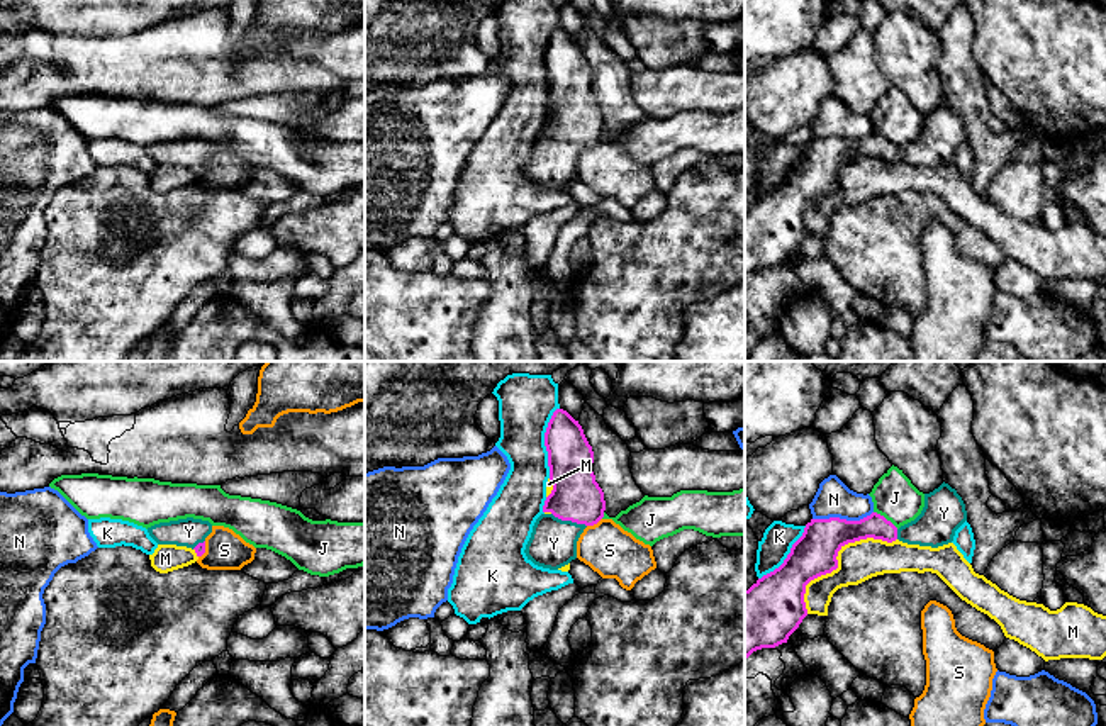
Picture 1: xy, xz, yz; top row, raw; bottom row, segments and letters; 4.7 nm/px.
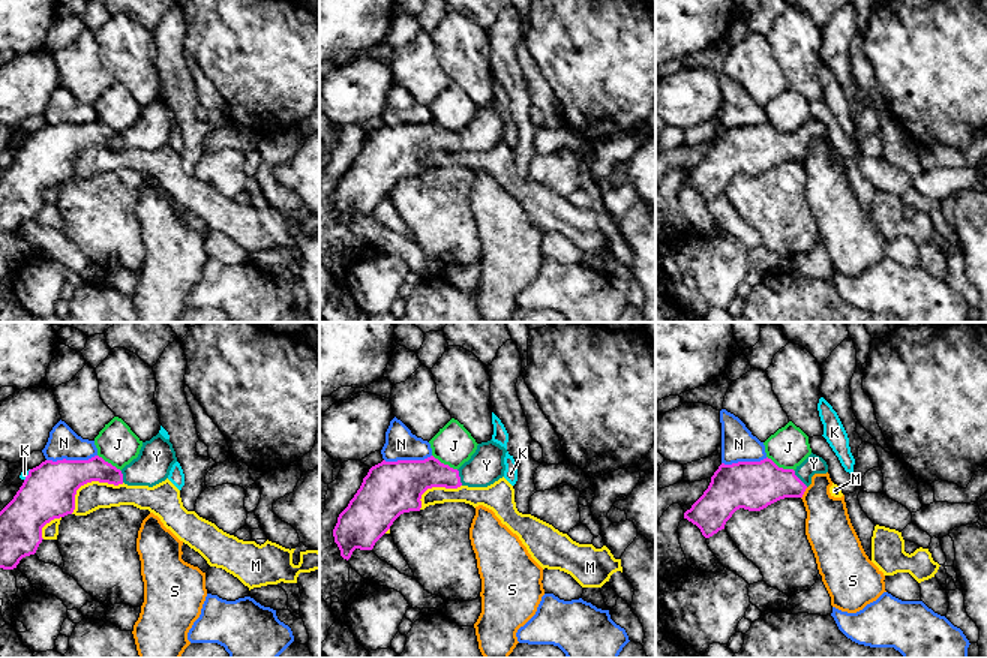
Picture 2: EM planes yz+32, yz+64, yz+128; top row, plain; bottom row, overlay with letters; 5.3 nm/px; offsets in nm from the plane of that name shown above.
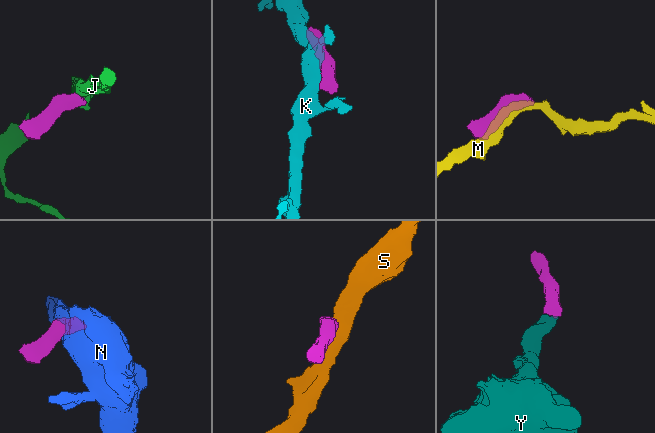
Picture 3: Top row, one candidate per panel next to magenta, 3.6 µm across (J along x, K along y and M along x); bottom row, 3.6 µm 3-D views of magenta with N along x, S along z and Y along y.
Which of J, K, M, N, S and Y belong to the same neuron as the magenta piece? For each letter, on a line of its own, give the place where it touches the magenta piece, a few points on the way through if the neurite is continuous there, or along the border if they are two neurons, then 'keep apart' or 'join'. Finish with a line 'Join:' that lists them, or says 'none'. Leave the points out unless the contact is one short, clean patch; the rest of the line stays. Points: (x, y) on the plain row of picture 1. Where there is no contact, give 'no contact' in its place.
J: meets magenta in yz at (884, 138); border along yz (874, 131), (898, 148); keep apart
K: meets magenta in xz at (545, 63); keep apart
M: meets magenta in yz at (837, 180); keep apart
N: meets magenta in yz at (842, 139); border along yz (872, 131), (859, 139), (813, 139); keep apart
S: meets magenta in xz at (594, 143); border along xz (601, 138), (587, 146); keep apart
Y: meets magenta in xz at (569, 139); runs through xz (575, 116), (569, 139), (555, 155), (553, 163); join
Join: Y

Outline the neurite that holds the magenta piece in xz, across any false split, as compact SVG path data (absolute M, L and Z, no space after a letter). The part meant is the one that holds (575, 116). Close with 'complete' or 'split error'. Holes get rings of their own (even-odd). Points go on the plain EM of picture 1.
M567 31L553 32L545 66L553 110L524 173L534 185L558 190L577 178L577 161L587 146L604 137L606 120L592 92L592 66L578 41Z; split error

